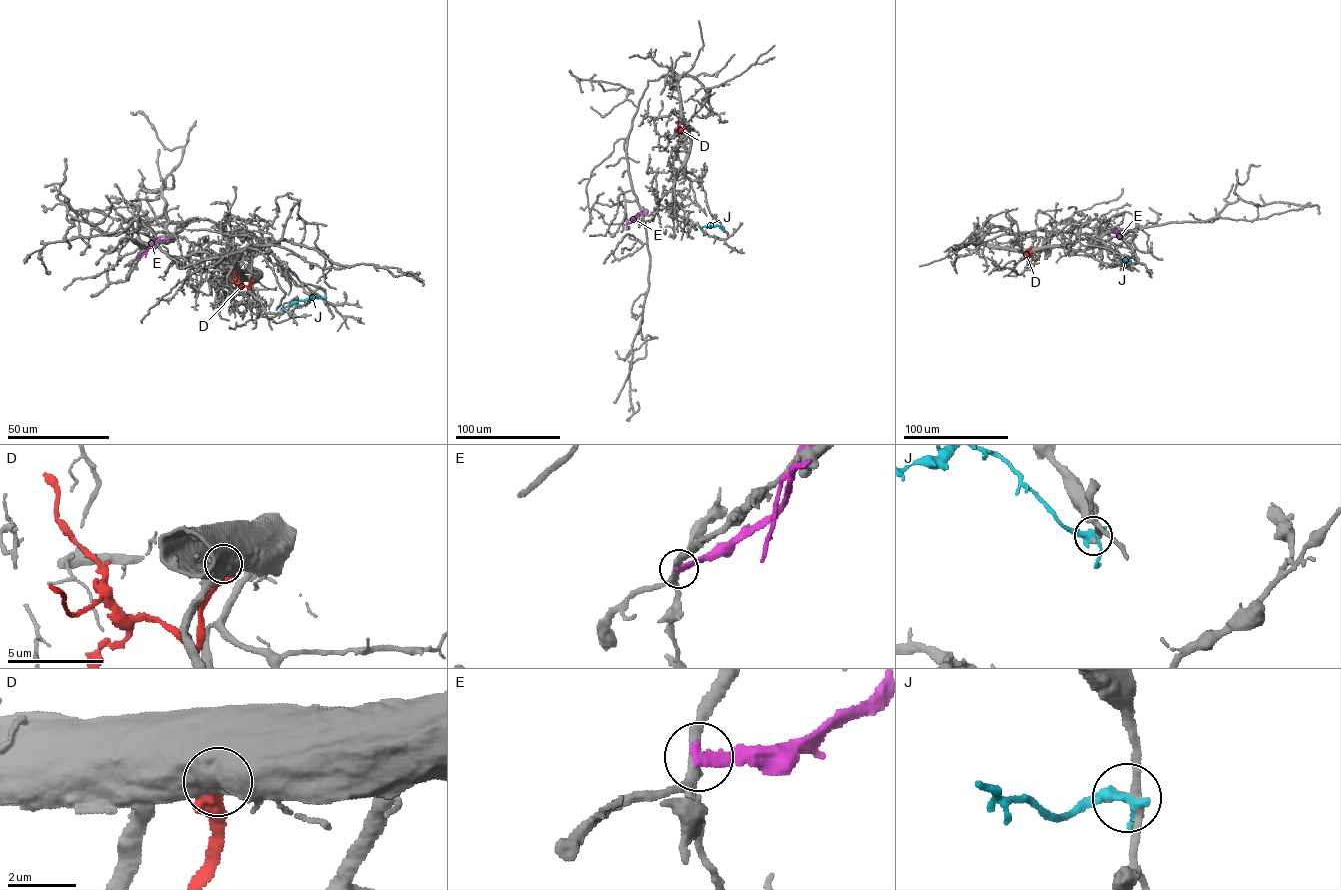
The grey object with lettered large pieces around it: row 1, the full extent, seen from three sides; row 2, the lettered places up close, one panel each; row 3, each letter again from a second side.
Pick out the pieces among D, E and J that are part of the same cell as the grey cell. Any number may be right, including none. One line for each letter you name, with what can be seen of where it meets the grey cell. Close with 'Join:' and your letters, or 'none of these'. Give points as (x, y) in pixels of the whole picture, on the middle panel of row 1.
Join: none of these

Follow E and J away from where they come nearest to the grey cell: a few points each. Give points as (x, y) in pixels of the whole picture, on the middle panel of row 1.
E: (627, 223), (637, 214), (643, 213)
J: (724, 230), (716, 225), (700, 227)

